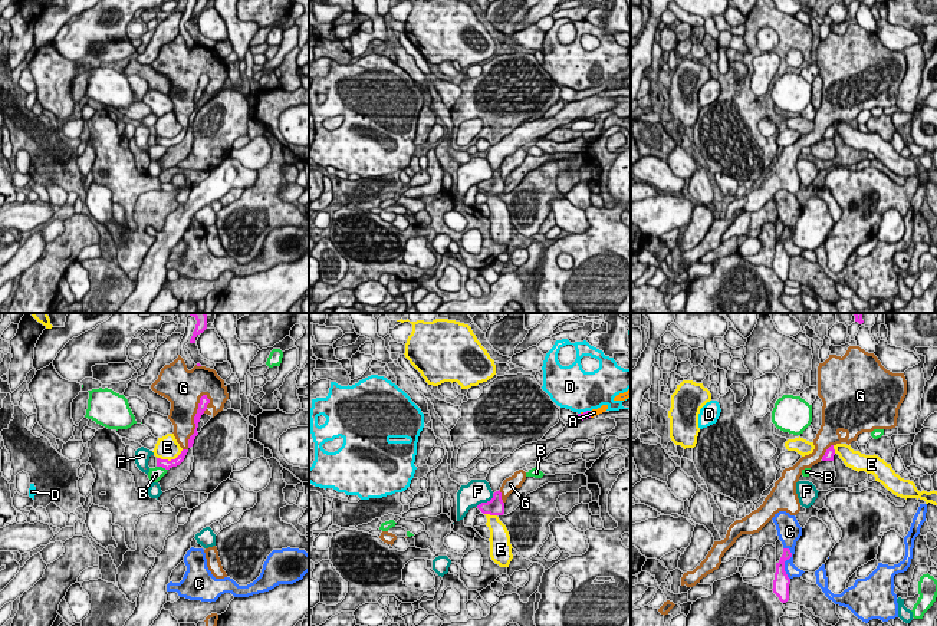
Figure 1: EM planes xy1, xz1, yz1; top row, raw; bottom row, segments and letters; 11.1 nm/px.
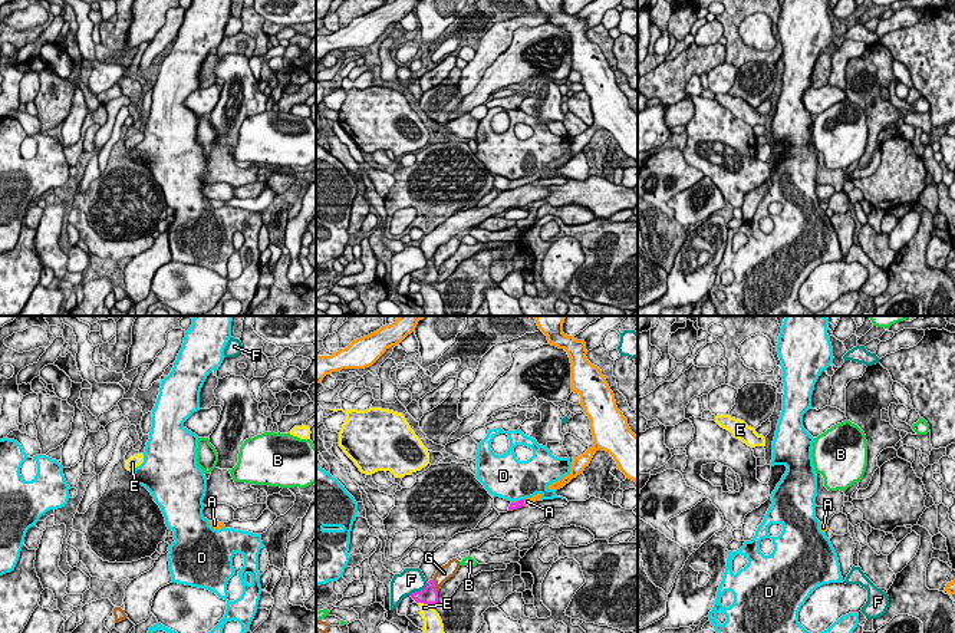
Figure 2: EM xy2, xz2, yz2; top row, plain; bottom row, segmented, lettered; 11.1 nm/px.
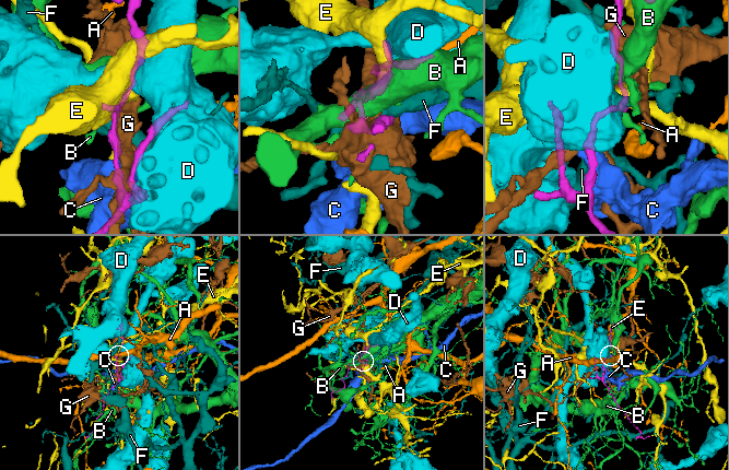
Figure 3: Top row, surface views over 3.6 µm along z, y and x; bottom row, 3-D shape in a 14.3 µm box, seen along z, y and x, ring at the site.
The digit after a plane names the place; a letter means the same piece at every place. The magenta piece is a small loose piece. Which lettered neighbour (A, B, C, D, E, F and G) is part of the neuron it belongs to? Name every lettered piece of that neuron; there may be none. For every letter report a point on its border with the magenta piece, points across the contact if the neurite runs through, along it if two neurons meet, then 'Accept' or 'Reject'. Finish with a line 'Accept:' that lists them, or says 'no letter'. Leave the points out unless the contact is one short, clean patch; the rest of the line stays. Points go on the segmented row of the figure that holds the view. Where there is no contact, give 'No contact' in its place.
A: Touches magenta at xz1 (589, 414). Path across: xz1 (585, 415), (589, 414), (594, 412). Accept
B: Touches magenta at xy1 (163, 467). Boundary: xy1 (157, 465), (167, 470). Reject
C: Touches magenta at yz1 (785, 560). Reject
D: Touches magenta at xz1 (587, 411). Reject
E: Touches magenta at xy1 (171, 460). Boundary: xy1 (183, 450), (174, 458), (157, 458). Reject
F: Touches magenta at xz1 (485, 503). Reject
G: Touches magenta at xy1 (194, 422). Reject
Accept: A

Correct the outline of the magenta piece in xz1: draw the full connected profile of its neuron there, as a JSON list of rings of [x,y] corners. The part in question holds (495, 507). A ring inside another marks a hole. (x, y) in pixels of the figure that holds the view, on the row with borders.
[[[500,490],[493,494],[493,498],[490,501],[479,504],[477,508],[483,514],[503,515],[504,514],[504,503],[502,500]]]

